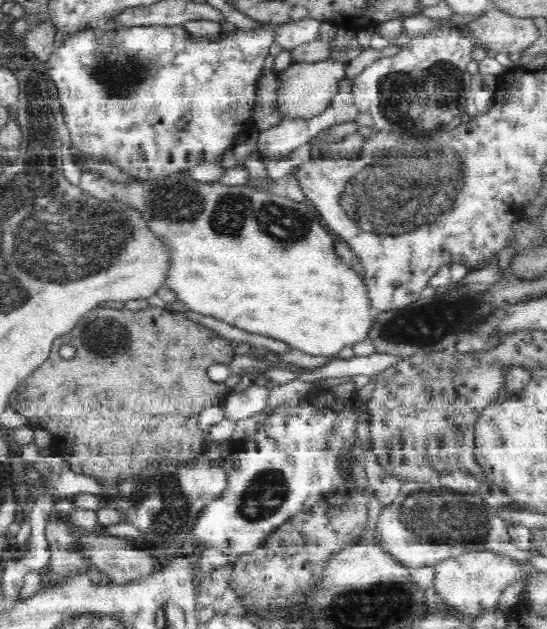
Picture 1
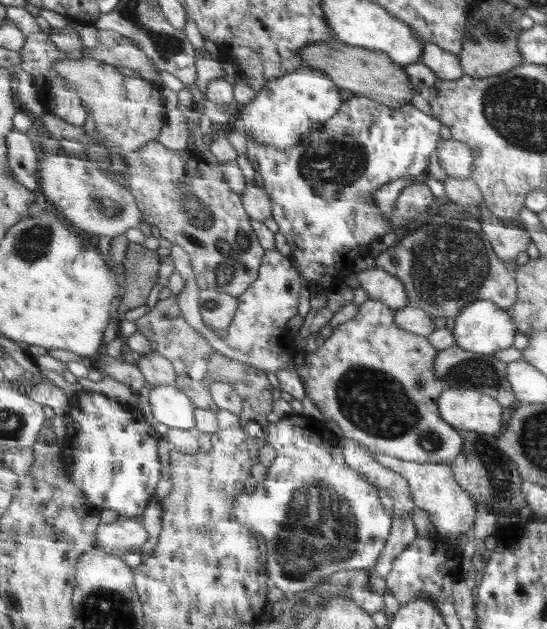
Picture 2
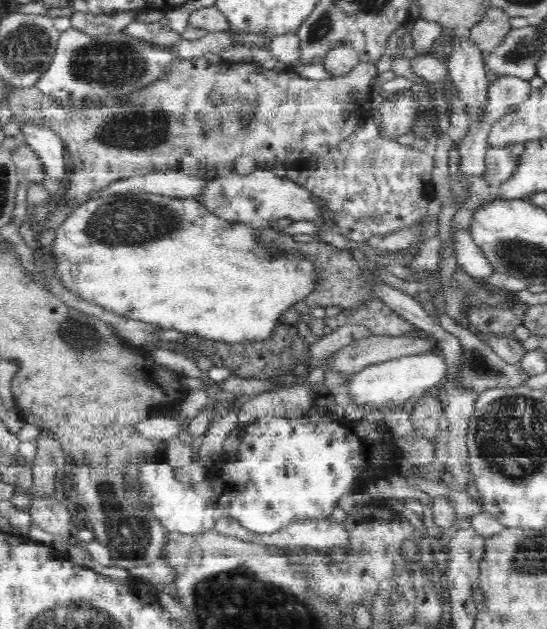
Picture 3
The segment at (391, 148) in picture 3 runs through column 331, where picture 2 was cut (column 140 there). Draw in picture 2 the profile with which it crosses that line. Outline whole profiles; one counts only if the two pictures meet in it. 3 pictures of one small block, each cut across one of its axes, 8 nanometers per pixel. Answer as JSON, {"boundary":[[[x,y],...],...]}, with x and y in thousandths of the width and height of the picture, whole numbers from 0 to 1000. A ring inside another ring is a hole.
{"boundary":[[[289,223],[252,243],[236,243],[225,250],[234,258],[229,289],[250,310],[252,324],[265,342],[261,348],[274,359],[289,361],[296,375],[318,390],[329,388],[344,396],[355,431],[362,434],[362,452],[371,461],[402,461],[439,474],[468,445],[473,423],[486,402],[455,356],[446,307],[435,308],[422,302],[402,264],[377,258],[377,251],[366,242],[358,243],[347,237],[320,242]]]}

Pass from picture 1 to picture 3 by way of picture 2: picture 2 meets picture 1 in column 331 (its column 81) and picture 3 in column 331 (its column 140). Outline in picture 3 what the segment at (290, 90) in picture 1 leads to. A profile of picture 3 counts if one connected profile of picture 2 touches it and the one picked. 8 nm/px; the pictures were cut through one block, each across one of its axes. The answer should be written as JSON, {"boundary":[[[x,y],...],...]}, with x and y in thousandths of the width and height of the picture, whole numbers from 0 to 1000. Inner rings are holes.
{"boundary":[[[355,91],[353,94],[333,94],[329,102],[314,111],[314,116],[307,122],[296,126],[293,130],[287,130],[285,135],[274,137],[272,141],[260,143],[256,149],[245,149],[238,156],[238,162],[223,165],[223,169],[194,169],[190,173],[183,175],[165,175],[163,180],[157,180],[155,186],[144,186],[144,181],[137,181],[132,175],[122,175],[117,169],[106,167],[99,156],[91,151],[82,149],[73,145],[69,138],[26,138],[18,135],[13,129],[5,130],[5,143],[9,143],[9,153],[5,154],[5,167],[18,173],[22,180],[22,191],[31,194],[48,194],[48,196],[64,196],[80,203],[97,207],[108,219],[113,223],[115,234],[124,242],[124,251],[121,253],[122,270],[119,272],[119,285],[113,289],[113,313],[102,323],[93,324],[86,335],[86,343],[73,353],[59,356],[59,366],[66,369],[80,369],[80,366],[99,366],[102,367],[124,347],[128,340],[139,334],[137,331],[150,324],[157,316],[170,315],[176,307],[183,307],[196,296],[207,293],[219,285],[229,285],[245,278],[263,278],[271,273],[282,270],[307,270],[307,269],[325,269],[338,270],[347,277],[378,277],[378,280],[388,280],[391,283],[408,280],[408,277],[419,277],[424,273],[426,258],[431,251],[452,246],[453,250],[464,254],[468,261],[468,269],[497,269],[506,261],[517,261],[523,266],[530,266],[530,261],[541,262],[541,254],[552,254],[552,251],[567,251],[567,248],[592,248],[603,243],[603,238],[616,237],[618,232],[640,219],[640,215],[654,205],[654,200],[660,200],[680,184],[680,165],[682,165],[682,146],[689,132],[691,114],[687,110],[686,100],[680,99],[662,99],[656,97],[644,111],[634,113],[634,118],[609,121],[609,124],[596,124],[590,127],[574,127],[574,124],[556,124],[545,118],[545,111],[539,108],[514,108],[512,111],[494,111],[486,110],[486,105],[472,105],[472,99],[420,99],[408,97],[402,99],[384,99],[373,91]],[[439,157],[457,157],[457,164],[468,167],[468,200],[464,203],[453,205],[452,208],[442,208],[441,197],[437,197],[437,188],[431,181],[431,172],[435,172],[435,159]]]}

